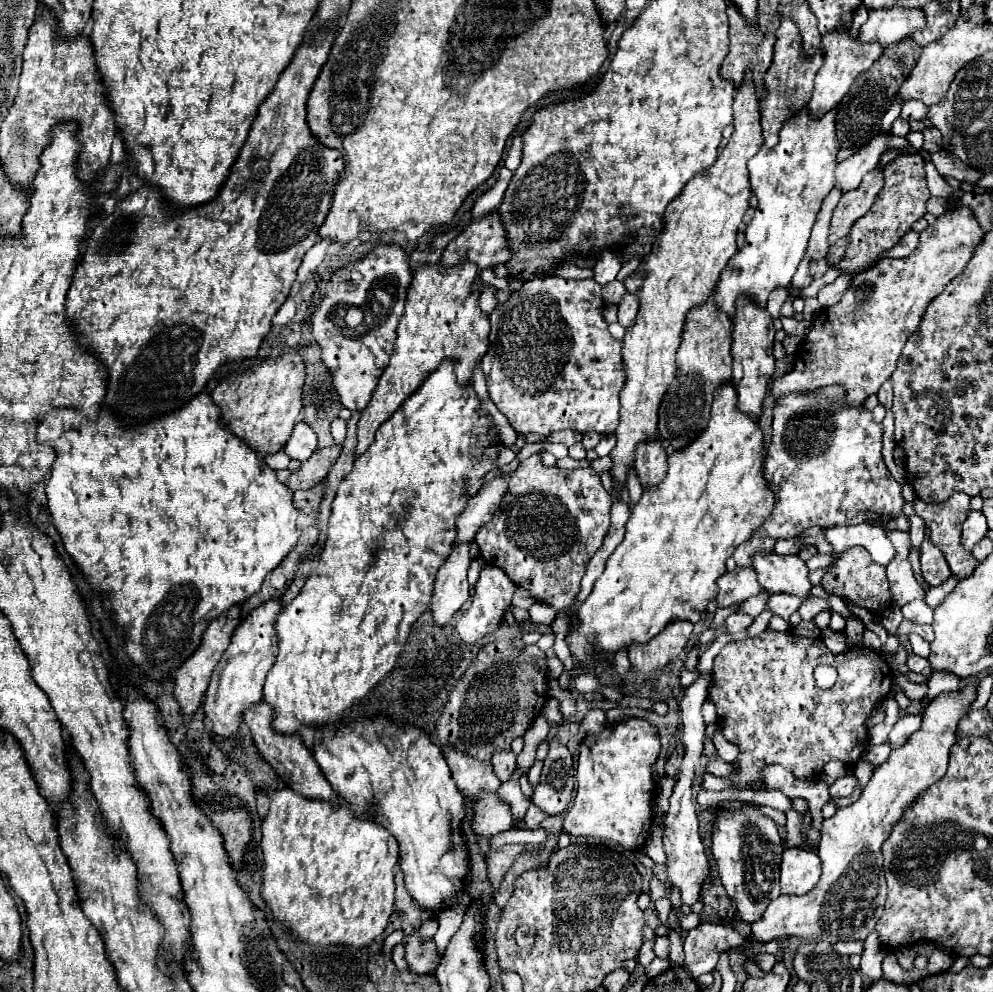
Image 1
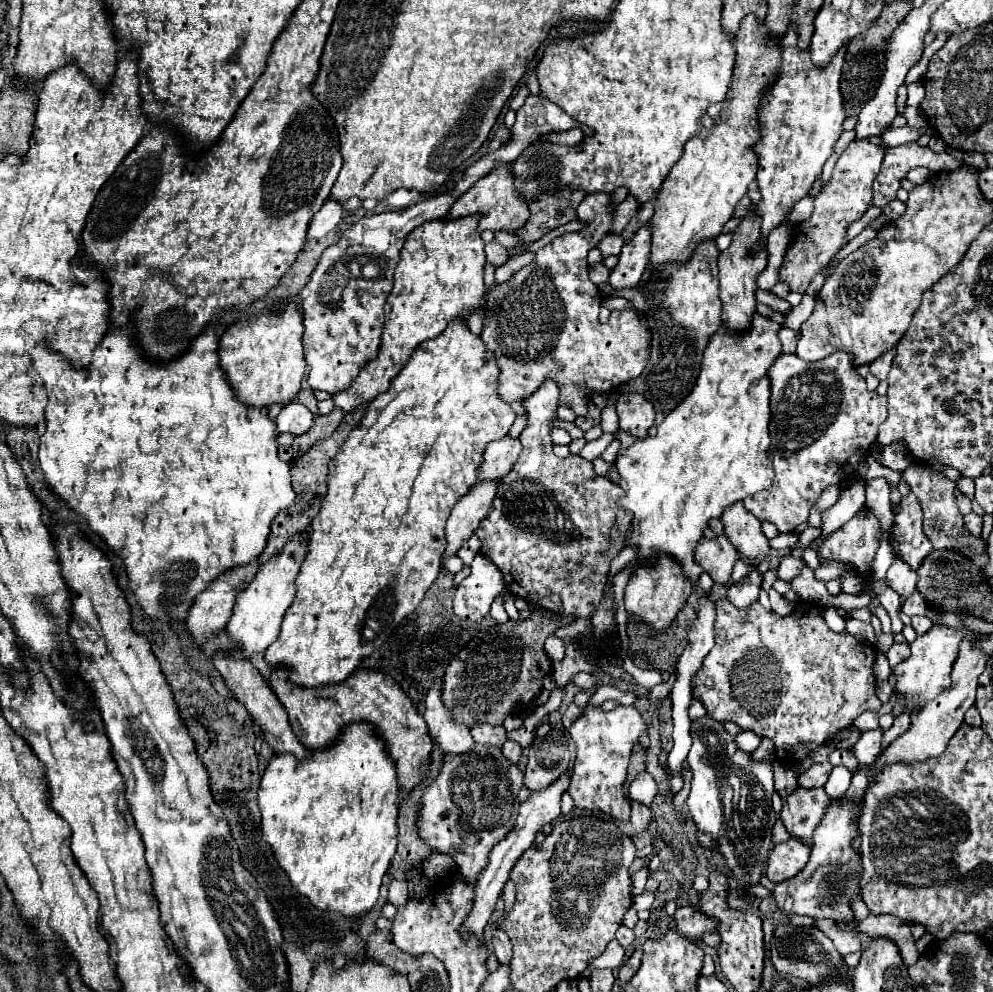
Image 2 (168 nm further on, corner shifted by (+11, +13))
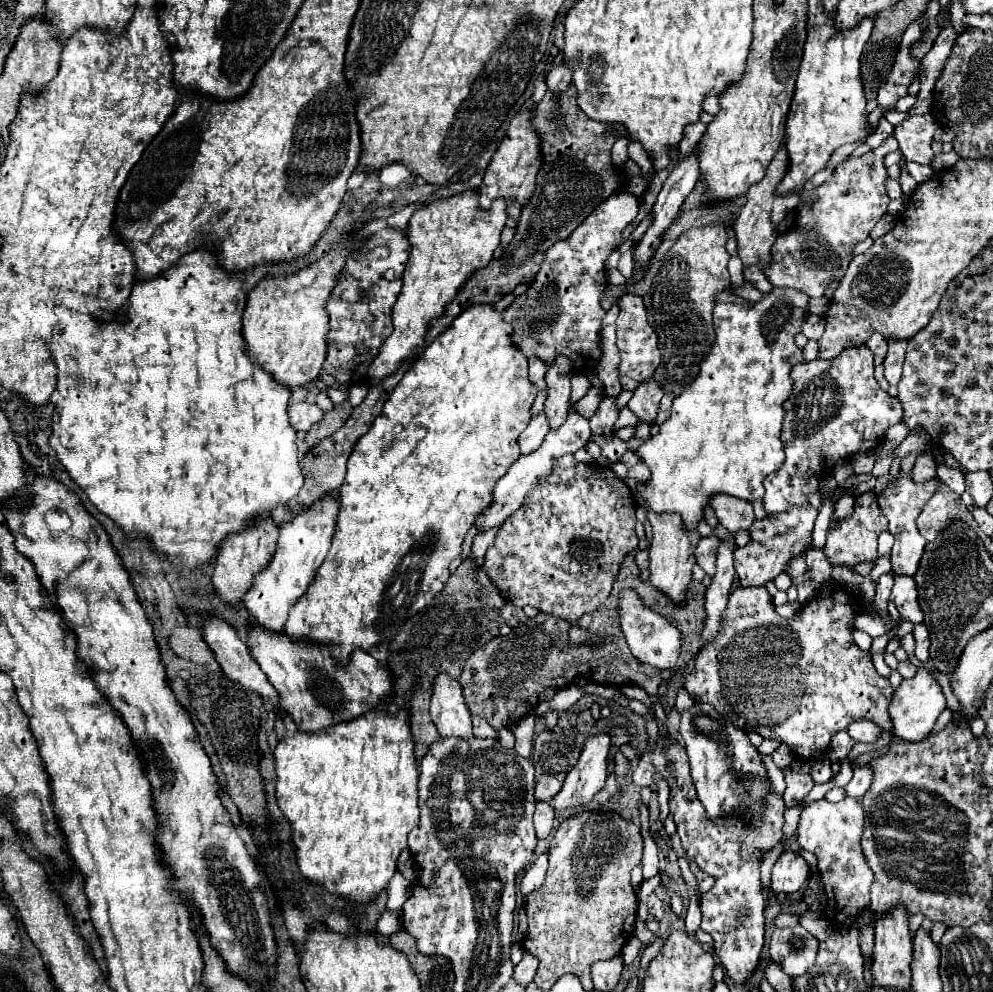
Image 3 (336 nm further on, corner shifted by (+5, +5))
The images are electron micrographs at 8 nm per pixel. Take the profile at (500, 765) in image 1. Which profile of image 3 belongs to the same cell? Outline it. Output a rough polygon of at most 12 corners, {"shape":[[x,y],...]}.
{"shape":[[473,715],[475,737],[495,737],[497,731],[485,717]]}

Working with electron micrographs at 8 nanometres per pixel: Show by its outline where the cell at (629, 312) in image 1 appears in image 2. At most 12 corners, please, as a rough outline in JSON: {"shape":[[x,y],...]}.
{"shape":[[643,225],[623,245],[609,285],[615,291],[639,285],[651,235]]}

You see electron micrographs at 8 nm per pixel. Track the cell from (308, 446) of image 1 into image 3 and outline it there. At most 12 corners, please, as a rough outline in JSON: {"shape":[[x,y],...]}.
{"shape":[[317,403],[289,405],[289,419],[297,431],[309,431],[323,411]]}

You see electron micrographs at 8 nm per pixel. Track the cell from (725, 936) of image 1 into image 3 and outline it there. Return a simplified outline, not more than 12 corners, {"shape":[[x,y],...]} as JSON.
{"shape":[[689,889],[689,907],[685,915],[687,933],[701,925],[701,911],[695,907],[699,895]]}

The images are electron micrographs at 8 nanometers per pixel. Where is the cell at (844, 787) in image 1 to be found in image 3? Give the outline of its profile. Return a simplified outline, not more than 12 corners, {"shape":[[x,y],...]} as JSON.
{"shape":[[789,767],[785,775],[787,807],[795,807],[813,789],[811,775],[795,773]]}

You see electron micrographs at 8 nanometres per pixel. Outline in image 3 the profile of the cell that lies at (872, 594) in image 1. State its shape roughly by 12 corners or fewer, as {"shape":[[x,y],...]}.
{"shape":[[873,491],[855,499],[853,513],[827,535],[831,565],[877,559],[887,529]]}

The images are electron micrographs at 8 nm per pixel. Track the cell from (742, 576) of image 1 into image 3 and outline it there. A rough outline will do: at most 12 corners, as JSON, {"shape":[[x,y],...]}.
{"shape":[[701,537],[695,559],[707,575],[715,573],[715,551],[719,539]]}

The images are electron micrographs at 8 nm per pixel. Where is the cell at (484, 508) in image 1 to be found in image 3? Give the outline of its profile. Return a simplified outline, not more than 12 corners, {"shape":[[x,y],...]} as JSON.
{"shape":[[545,411],[531,417],[519,437],[521,453],[539,449],[549,423]]}

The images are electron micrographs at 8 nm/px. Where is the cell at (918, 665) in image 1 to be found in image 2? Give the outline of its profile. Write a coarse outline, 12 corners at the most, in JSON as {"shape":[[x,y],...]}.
{"shape":[[893,643],[887,651],[895,667],[909,657],[909,643]]}

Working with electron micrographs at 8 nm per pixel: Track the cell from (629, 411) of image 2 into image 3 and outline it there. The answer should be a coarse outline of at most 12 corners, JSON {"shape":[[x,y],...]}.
{"shape":[[651,375],[627,405],[641,421],[655,421],[663,393]]}

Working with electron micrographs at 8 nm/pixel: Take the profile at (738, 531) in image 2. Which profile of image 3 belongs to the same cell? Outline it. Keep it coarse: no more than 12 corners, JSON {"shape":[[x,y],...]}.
{"shape":[[713,495],[709,503],[729,533],[755,521],[745,499]]}

